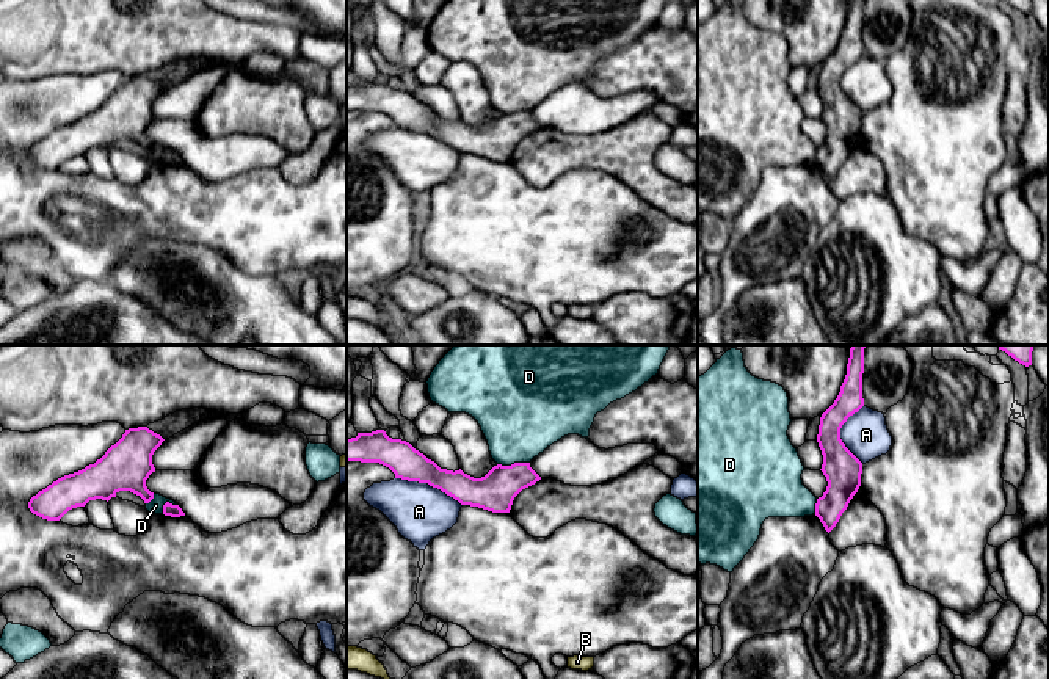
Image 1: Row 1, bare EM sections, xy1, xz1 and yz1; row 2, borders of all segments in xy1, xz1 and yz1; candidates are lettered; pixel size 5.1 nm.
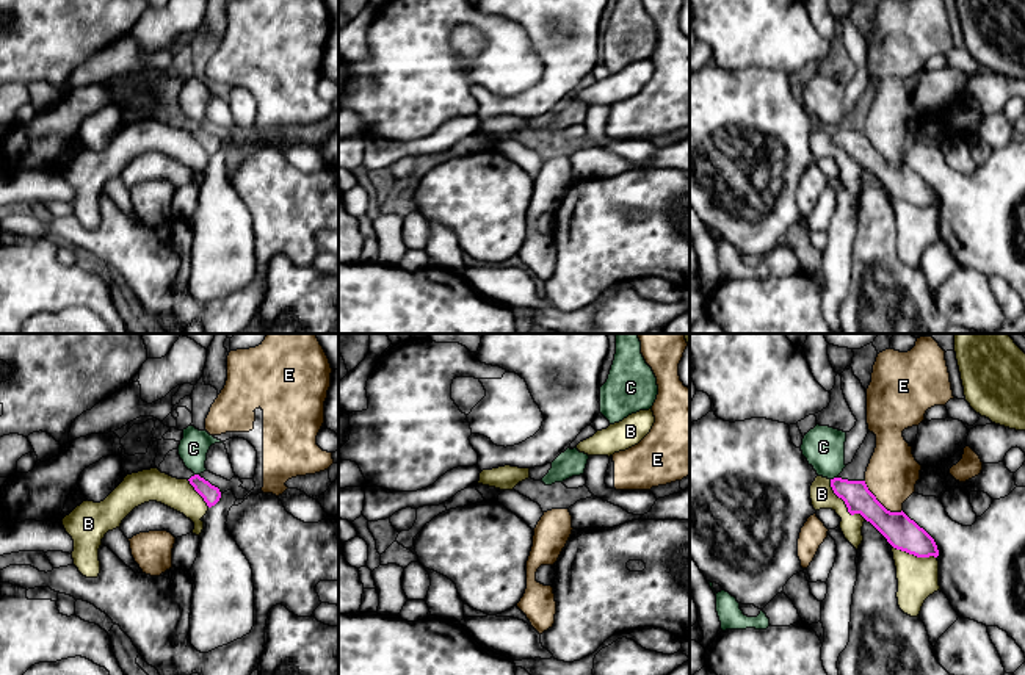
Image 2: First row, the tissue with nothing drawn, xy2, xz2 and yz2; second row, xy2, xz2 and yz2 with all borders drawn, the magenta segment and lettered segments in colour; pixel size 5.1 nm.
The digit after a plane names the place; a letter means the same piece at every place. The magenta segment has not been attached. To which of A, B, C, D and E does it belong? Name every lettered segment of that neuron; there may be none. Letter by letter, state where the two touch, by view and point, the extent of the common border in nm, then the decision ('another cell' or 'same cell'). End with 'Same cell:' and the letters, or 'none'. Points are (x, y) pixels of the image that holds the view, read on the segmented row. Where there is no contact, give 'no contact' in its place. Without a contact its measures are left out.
A: meets magenta in xz1 at (428, 483); contact 380 nm long; another cell
B: meets magenta in yz2 at (845, 503); contact 280 nm long; another cell
C: meets magenta in yz2 at (834, 478); contact 40 nm long; same cell
D: meets magenta in xz1 at (515, 463); contact 170 nm long; another cell
E: meets magenta in yz2 at (878, 501); contact 260 nm long; another cell
Same cell: C

